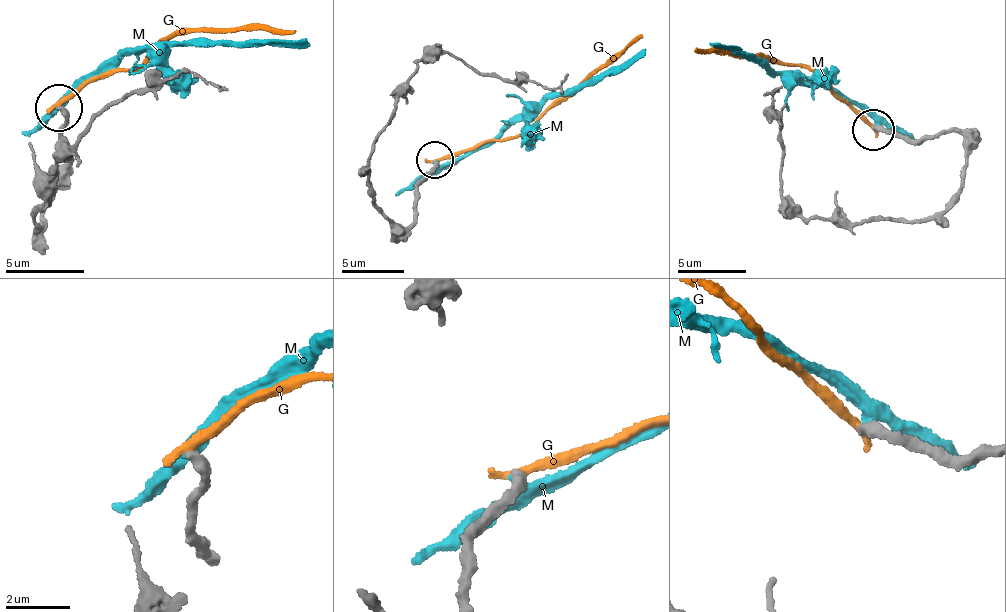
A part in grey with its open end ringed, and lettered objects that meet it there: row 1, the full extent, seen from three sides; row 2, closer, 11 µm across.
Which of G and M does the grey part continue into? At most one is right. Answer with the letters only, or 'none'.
none

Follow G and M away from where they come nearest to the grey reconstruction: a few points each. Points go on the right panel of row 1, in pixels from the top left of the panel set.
G: (873, 126), (813, 70), (717, 46), (695, 50)
M: (875, 131), (872, 119), (854, 100), (807, 84), (795, 69), (775, 73), (763, 59), (736, 45), (709, 45)

